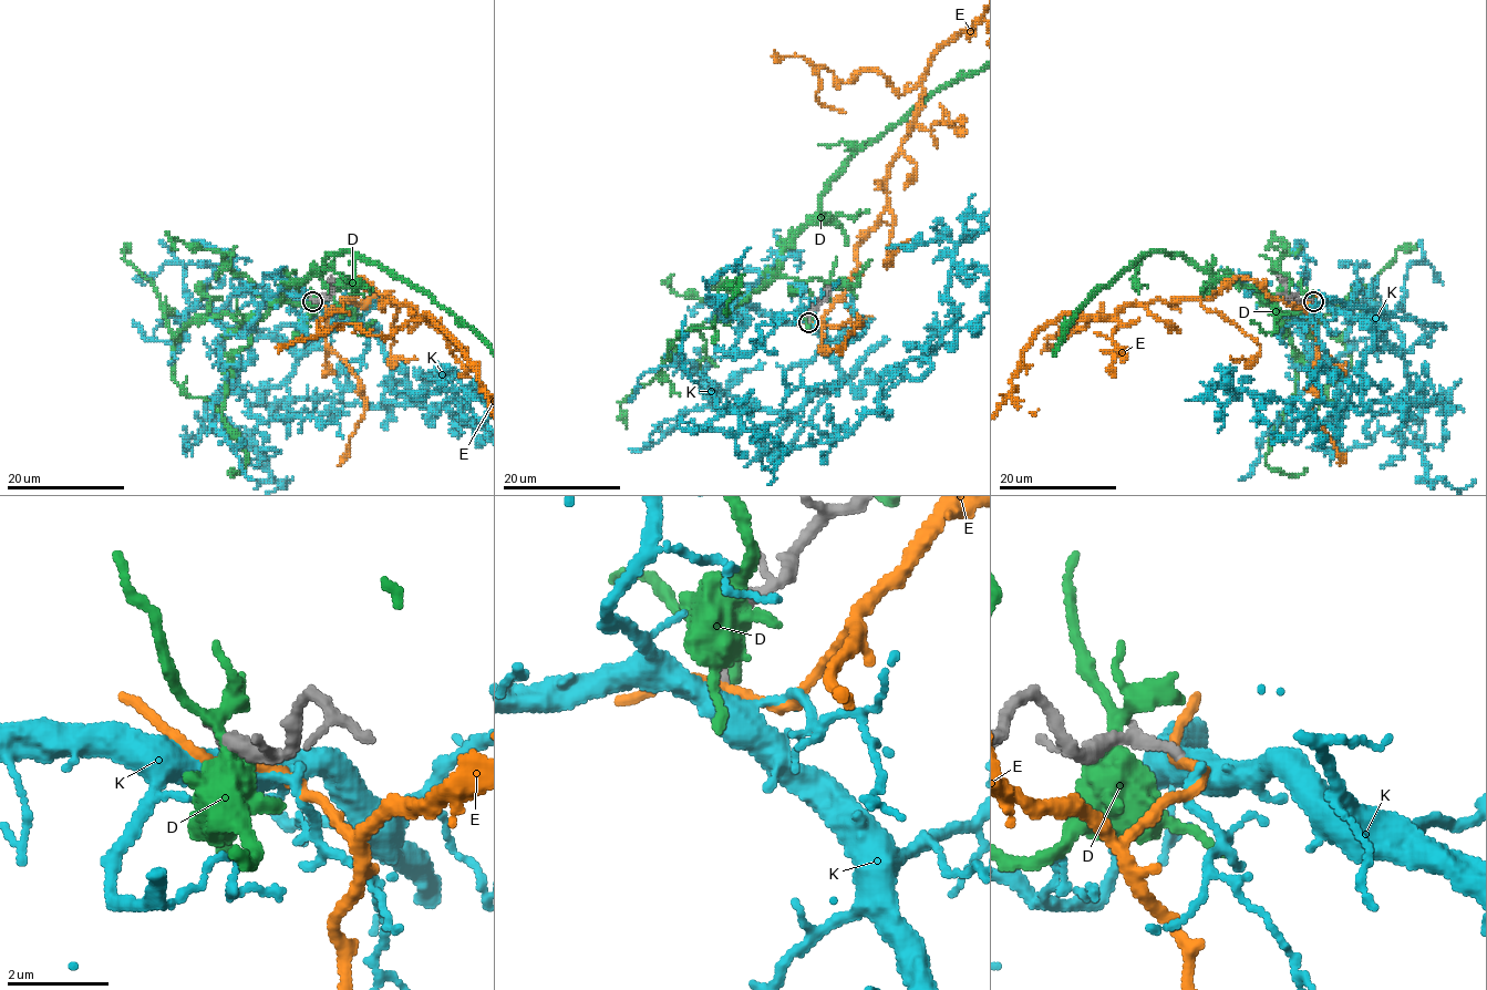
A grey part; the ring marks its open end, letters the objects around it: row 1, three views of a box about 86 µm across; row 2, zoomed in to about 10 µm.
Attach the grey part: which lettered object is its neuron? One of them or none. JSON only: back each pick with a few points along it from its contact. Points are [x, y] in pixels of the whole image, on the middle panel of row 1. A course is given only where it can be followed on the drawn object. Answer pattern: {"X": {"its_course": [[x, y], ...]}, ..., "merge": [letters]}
{"K": {"its_course": [[808, 322], [859, 393], [887, 371], [921, 377], [958, 315], [948, 286], [958, 243]]}, "merge": ["K"]}

